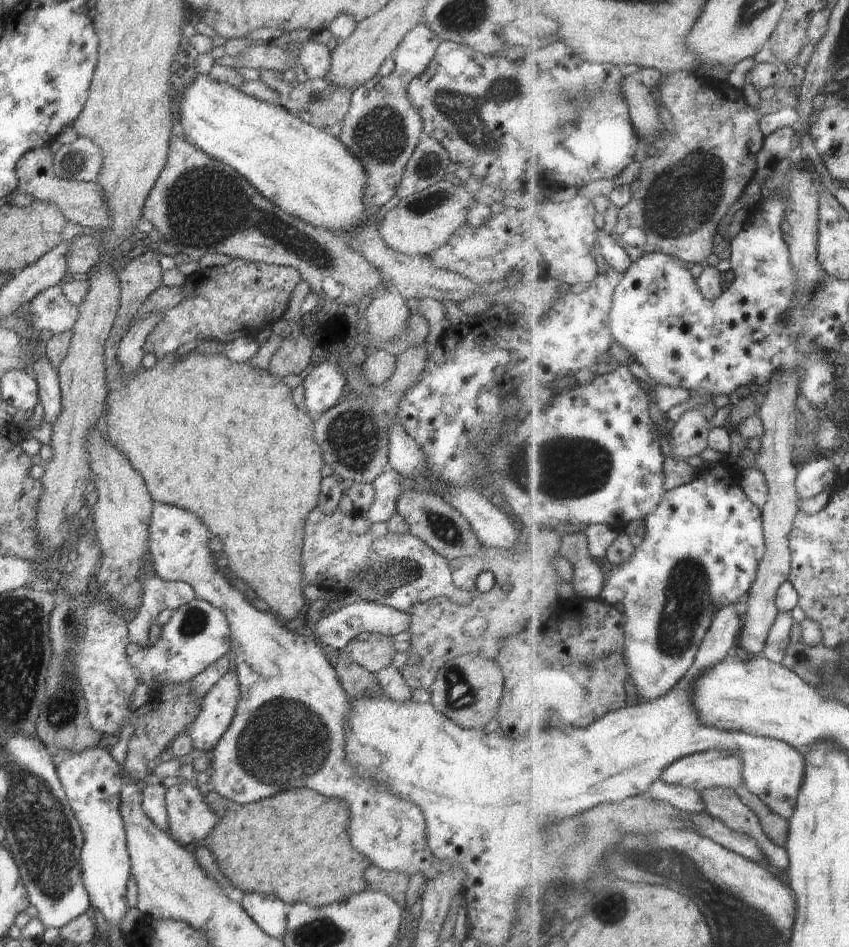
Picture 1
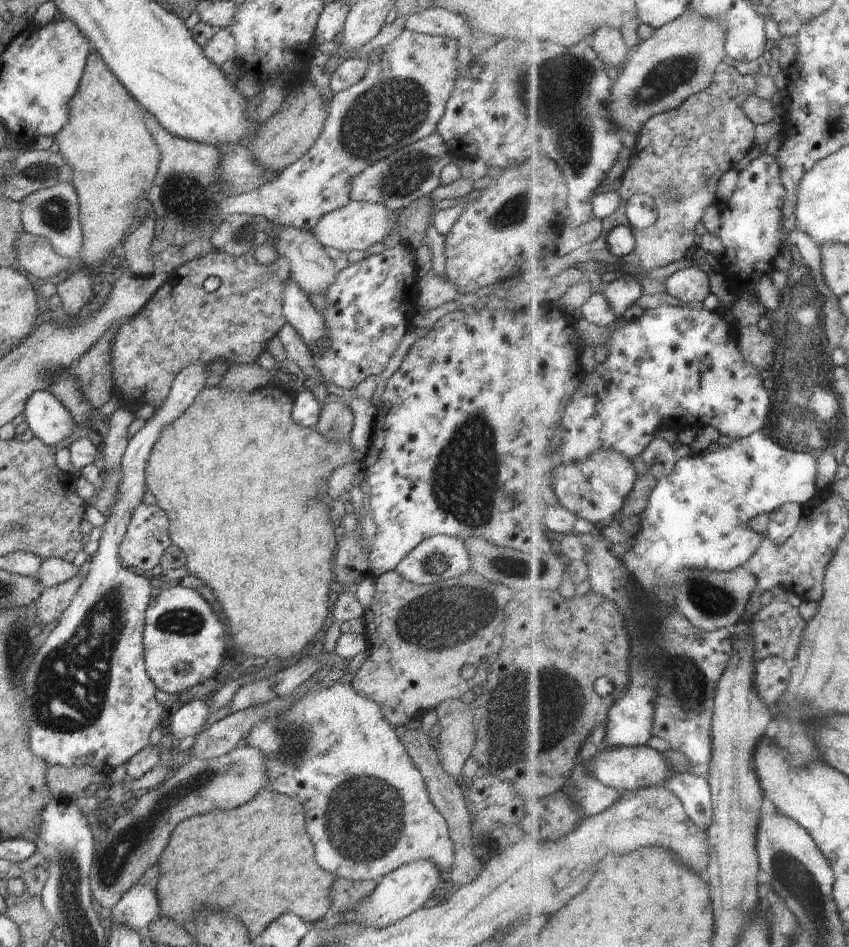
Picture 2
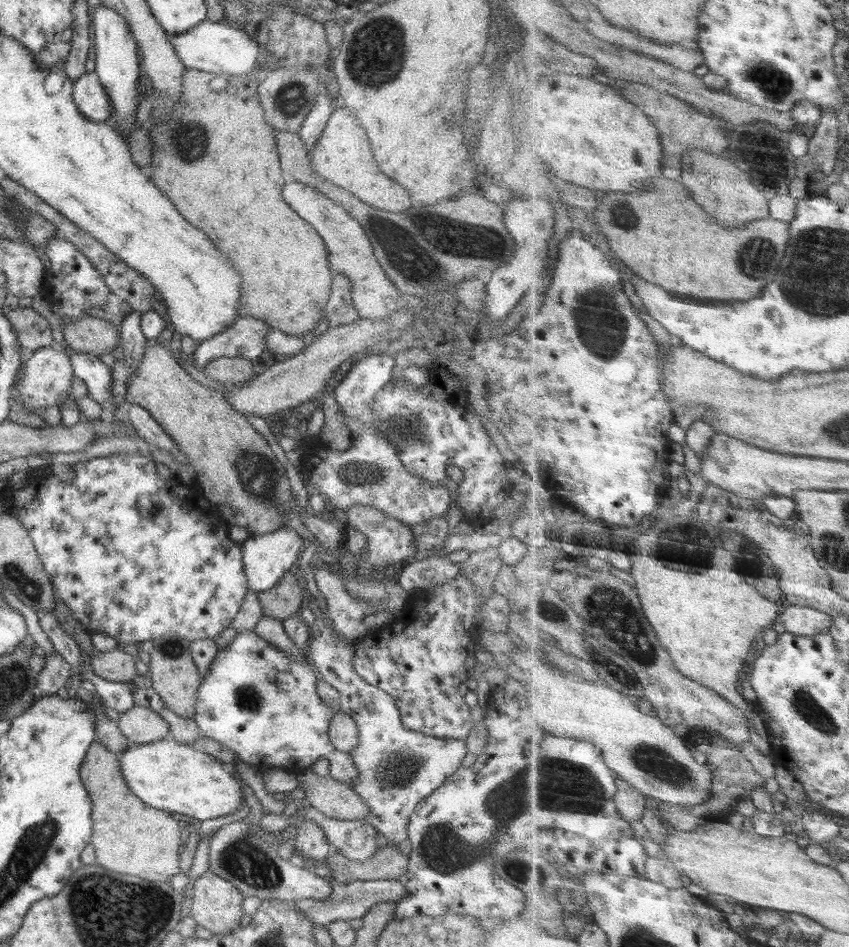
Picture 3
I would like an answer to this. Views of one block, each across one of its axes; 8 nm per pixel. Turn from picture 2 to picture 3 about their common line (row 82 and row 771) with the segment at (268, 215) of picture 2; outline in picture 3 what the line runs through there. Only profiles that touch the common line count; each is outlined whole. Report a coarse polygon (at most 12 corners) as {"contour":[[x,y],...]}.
{"contour":[[322,619],[307,658],[360,733],[350,785],[397,846],[465,741],[406,728]]}

